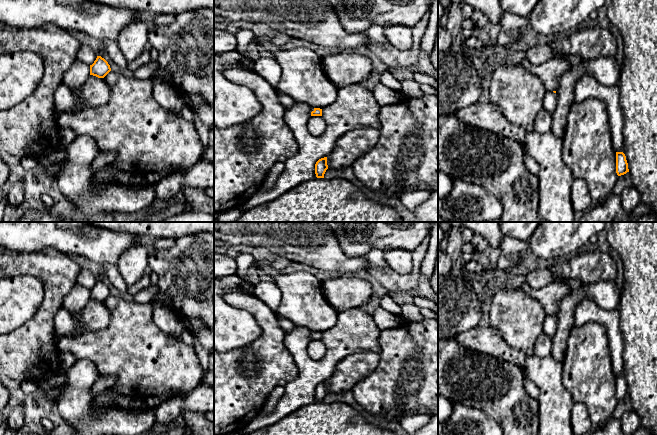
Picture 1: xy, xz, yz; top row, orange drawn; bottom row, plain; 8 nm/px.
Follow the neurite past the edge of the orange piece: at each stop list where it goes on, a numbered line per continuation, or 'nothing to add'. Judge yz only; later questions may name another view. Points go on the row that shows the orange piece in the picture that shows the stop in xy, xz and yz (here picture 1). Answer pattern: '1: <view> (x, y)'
1: yz (550, 98)

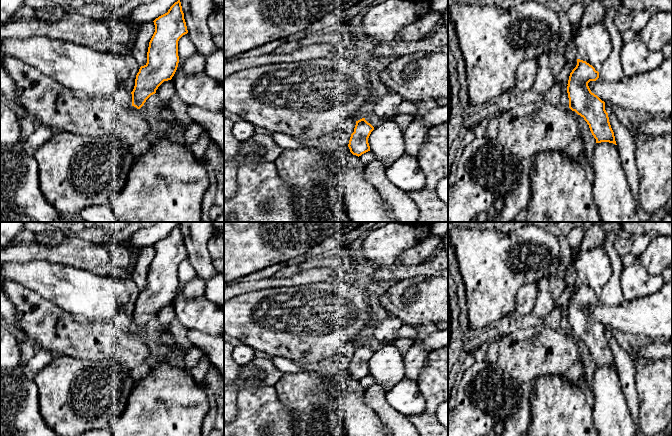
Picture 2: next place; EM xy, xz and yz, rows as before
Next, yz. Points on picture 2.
nothing to add

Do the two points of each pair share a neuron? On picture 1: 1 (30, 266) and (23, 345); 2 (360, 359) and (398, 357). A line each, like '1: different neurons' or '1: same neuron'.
1: same neuron
2: different neurons

